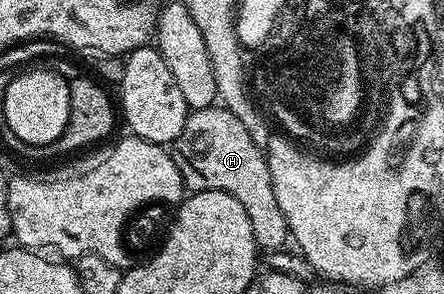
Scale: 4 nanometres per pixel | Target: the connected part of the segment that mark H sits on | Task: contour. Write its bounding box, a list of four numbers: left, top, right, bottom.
[172,103,290,251]

